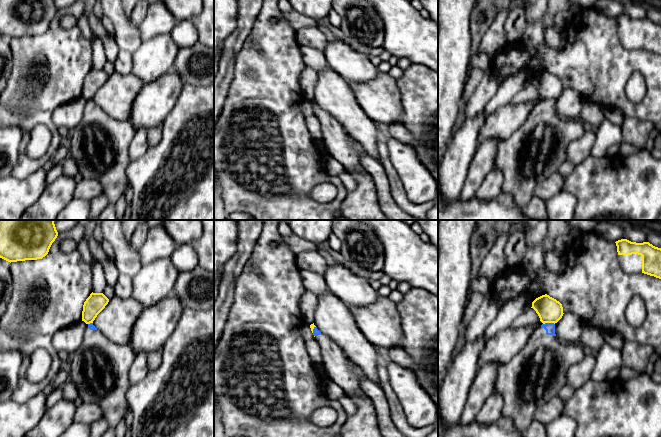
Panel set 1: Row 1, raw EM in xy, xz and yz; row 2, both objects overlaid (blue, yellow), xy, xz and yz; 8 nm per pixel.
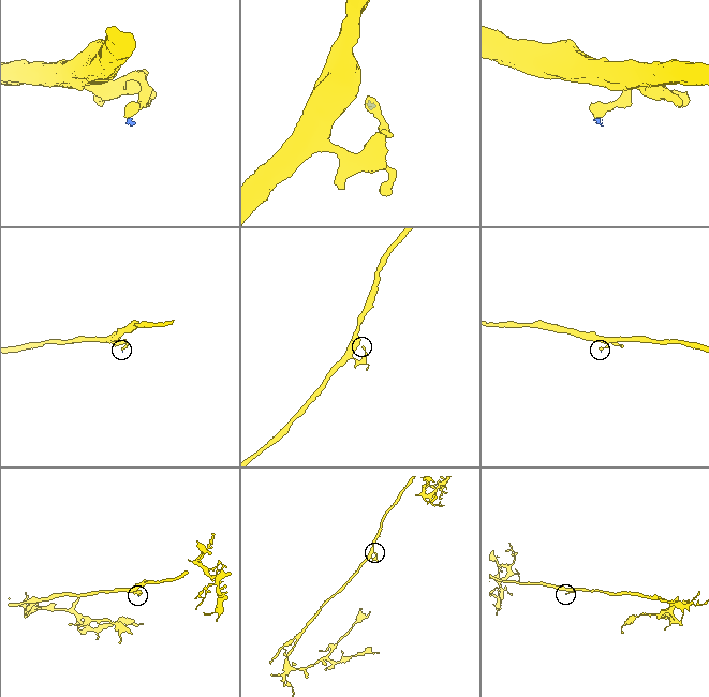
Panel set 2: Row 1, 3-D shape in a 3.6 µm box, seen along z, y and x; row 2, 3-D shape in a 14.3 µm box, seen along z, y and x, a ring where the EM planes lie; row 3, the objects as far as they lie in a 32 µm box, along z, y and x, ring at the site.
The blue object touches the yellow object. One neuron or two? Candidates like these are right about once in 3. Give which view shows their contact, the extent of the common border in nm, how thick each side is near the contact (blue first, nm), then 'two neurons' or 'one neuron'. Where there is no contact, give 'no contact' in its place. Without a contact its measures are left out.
meets blue in yz; contact 100 nm long; 80 nm thick on the blue side, 200 nm on the other; two neurons

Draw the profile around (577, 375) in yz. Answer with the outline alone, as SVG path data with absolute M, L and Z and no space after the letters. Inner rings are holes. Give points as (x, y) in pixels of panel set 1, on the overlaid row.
M587 353L580 363L572 365L567 370L565 386L572 386L575 390L580 388L590 380L595 364L596 355Z

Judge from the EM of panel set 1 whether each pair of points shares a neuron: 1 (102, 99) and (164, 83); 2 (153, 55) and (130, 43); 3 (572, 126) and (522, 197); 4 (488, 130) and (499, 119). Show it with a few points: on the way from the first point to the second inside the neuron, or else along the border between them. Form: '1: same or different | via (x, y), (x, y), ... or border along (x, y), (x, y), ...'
1: different | border along (144, 84), (135, 97), (130, 110)
2: different | border along (143, 42), (132, 54)
3: same | via (544, 121), (522, 133), (514, 152), (513, 169)
4: same | via (491, 127), (496, 122)

